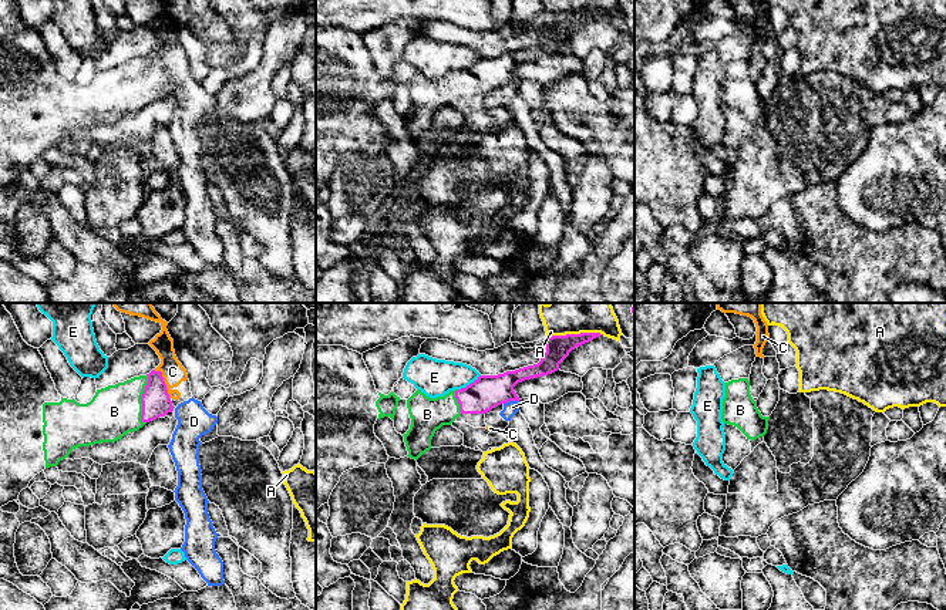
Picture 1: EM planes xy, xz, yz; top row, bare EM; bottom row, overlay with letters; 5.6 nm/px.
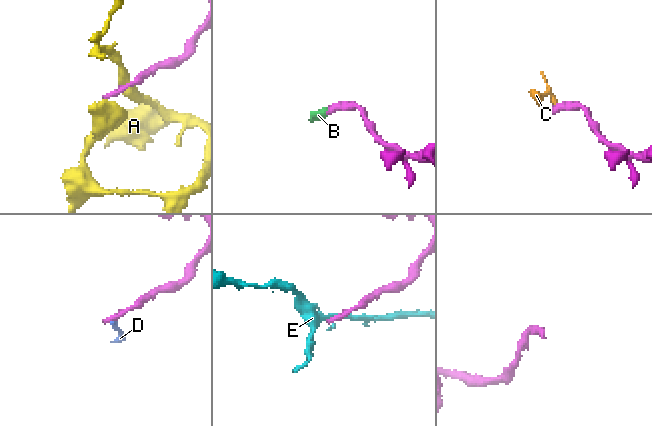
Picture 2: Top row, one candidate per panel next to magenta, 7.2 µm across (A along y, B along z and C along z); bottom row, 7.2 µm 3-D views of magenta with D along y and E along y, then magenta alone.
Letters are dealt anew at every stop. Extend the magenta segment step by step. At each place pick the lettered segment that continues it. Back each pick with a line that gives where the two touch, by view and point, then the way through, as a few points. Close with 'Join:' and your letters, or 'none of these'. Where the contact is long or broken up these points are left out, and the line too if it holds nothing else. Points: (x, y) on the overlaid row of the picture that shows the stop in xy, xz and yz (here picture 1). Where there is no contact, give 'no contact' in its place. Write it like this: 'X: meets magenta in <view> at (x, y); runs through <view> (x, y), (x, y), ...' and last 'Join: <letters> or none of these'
B: meets magenta in xy at (141, 398); runs through xy (155, 400), (141, 398), (114, 411)
Join: B

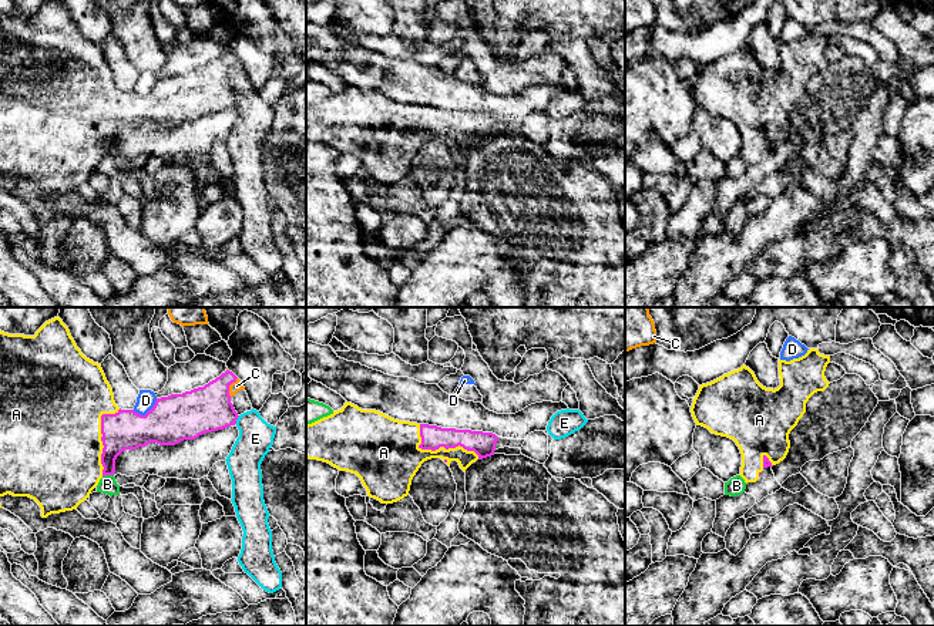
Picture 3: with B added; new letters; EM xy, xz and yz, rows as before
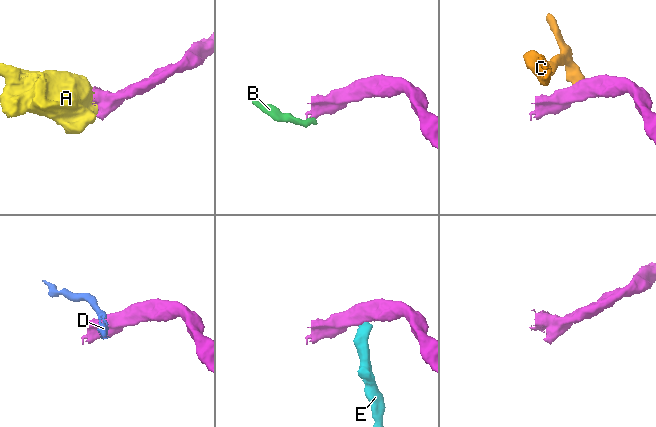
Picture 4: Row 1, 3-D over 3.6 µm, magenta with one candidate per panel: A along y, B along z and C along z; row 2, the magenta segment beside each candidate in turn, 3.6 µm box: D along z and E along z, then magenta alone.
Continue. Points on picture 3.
A: meets magenta in xz at (439, 447)
Join: A

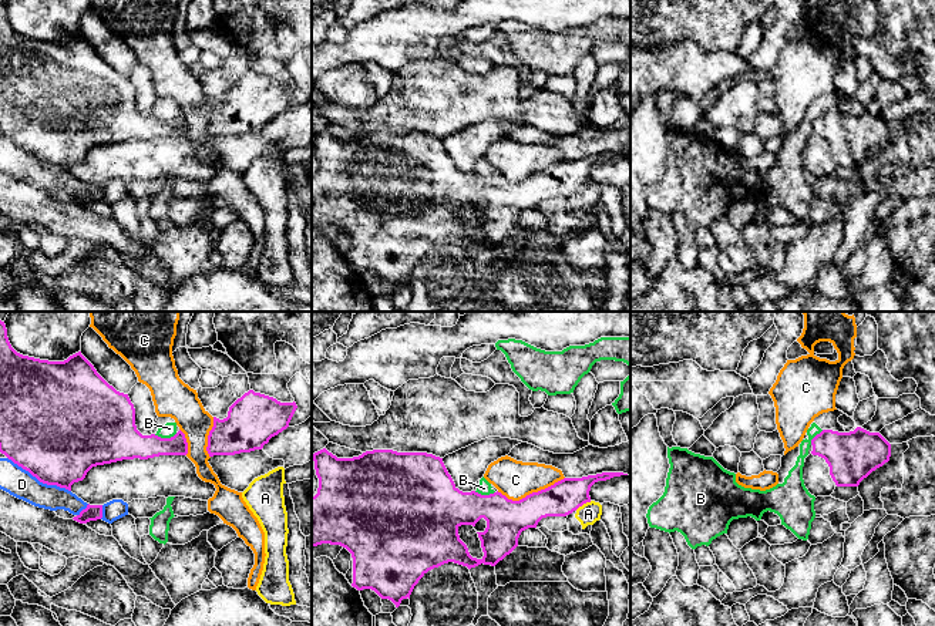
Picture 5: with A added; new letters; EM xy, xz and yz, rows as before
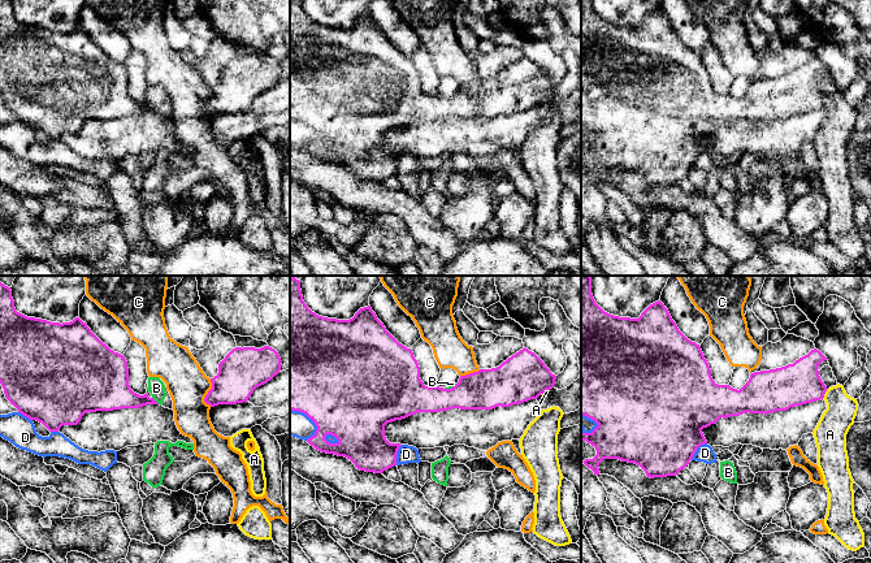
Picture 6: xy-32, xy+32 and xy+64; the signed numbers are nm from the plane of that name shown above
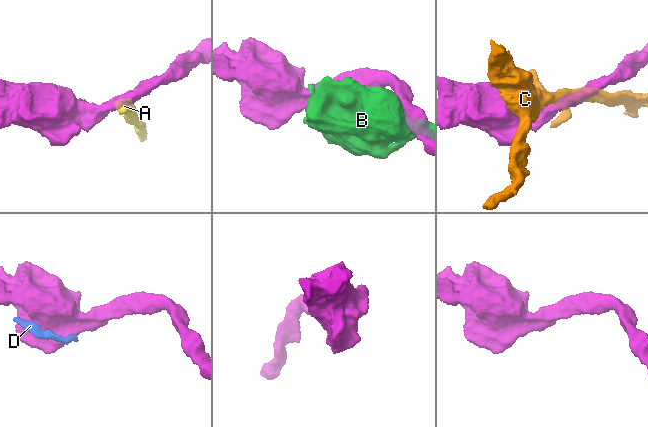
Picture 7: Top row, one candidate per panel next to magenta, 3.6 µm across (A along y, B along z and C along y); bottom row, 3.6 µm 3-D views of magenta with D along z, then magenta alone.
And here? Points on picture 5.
Join: none of these

